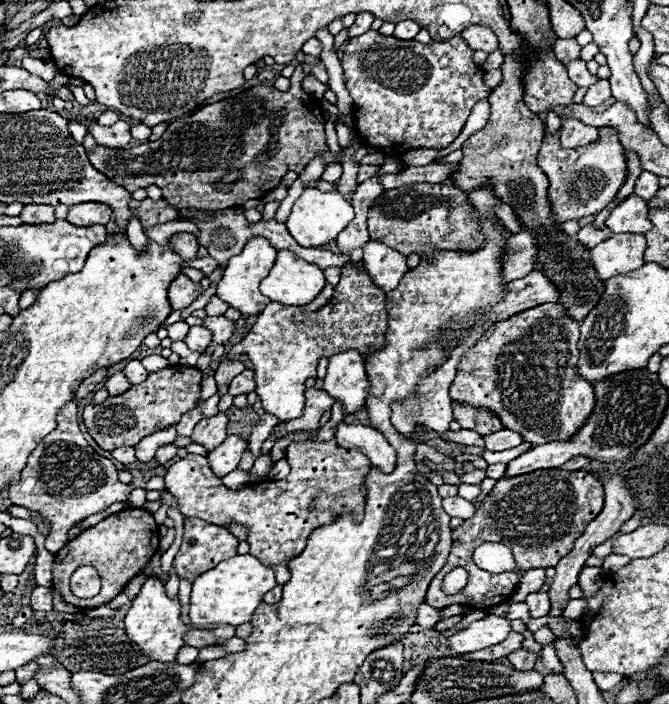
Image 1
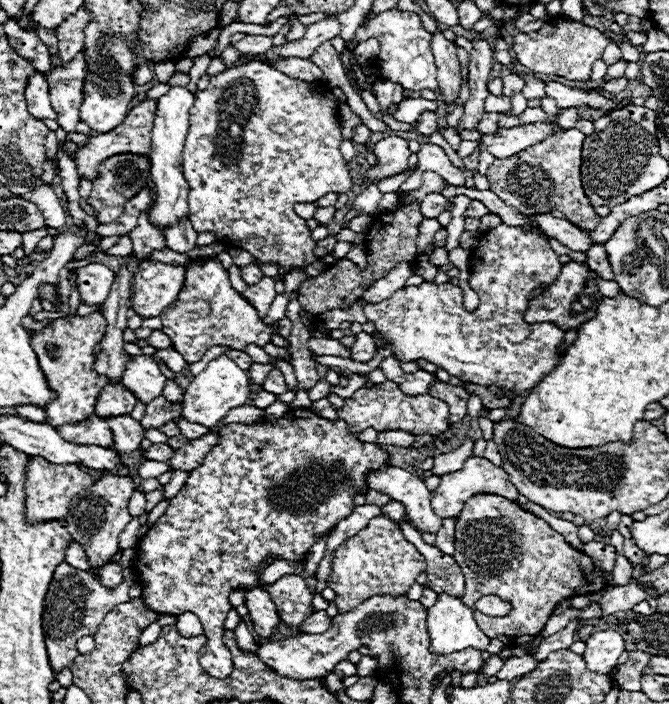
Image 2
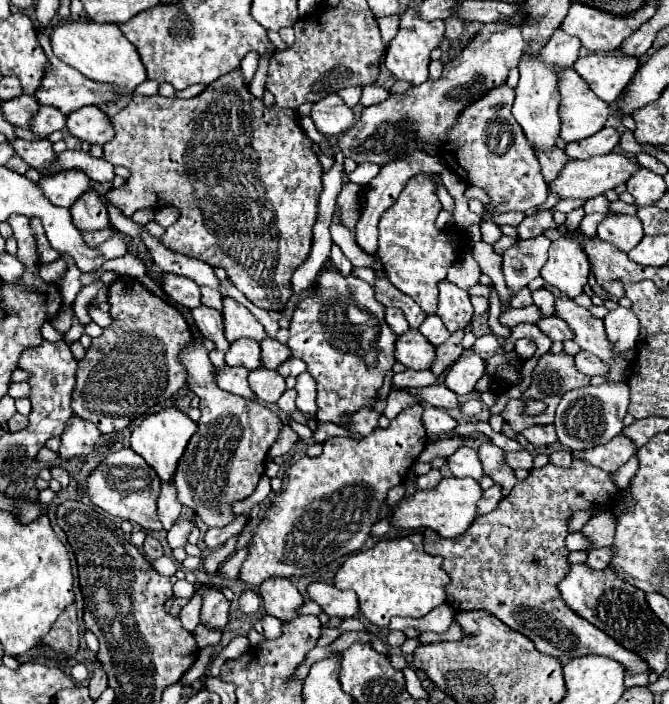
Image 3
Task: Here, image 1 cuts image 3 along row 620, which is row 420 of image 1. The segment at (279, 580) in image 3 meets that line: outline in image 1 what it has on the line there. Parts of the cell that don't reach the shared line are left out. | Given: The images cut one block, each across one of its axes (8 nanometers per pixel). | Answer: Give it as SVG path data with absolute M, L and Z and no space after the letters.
M344 266L342 278L334 288L334 298L316 312L270 302L248 336L230 350L230 354L248 354L254 362L256 394L260 396L264 410L278 416L280 422L298 418L304 410L304 382L310 376L316 376L316 364L322 356L358 350L368 358L366 354L380 350L386 344L384 334L388 328L384 298L386 294L374 286L366 272Z

